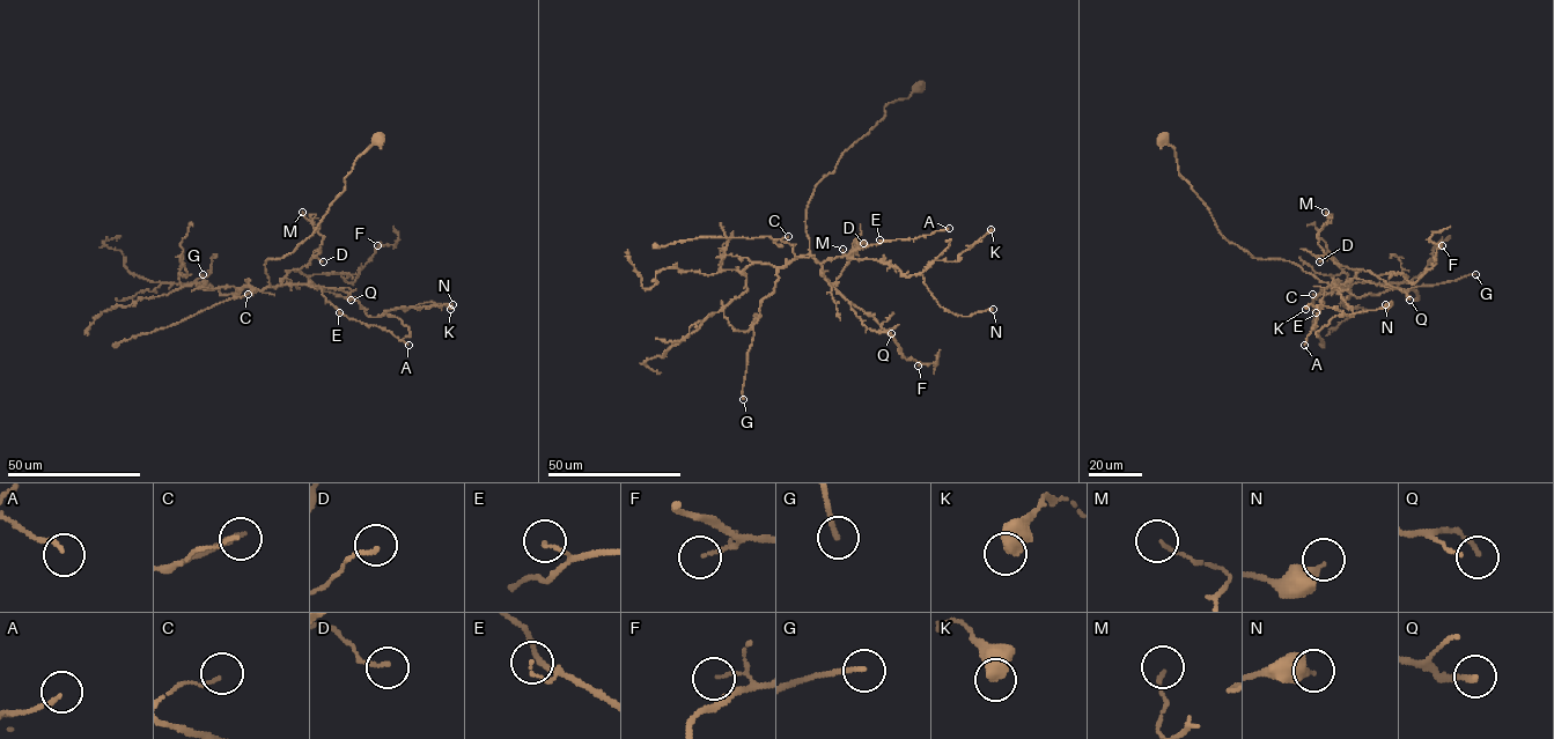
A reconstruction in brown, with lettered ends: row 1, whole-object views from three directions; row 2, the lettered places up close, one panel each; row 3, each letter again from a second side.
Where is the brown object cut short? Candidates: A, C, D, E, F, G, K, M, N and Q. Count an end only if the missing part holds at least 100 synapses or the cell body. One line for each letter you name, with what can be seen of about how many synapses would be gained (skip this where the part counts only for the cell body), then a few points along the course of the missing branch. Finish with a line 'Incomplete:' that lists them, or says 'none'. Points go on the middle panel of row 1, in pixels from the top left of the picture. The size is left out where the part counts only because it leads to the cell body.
G: Roughly 120 synapses
Incomplete: G

